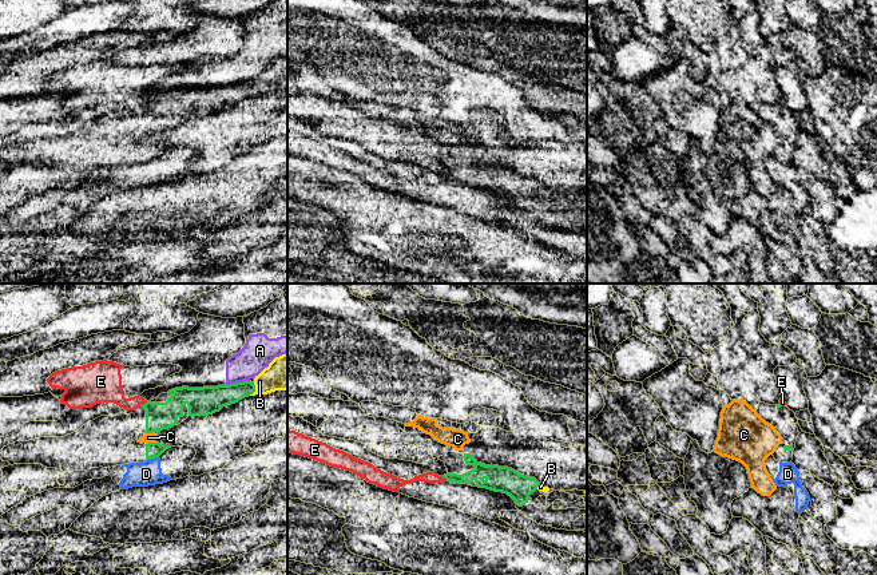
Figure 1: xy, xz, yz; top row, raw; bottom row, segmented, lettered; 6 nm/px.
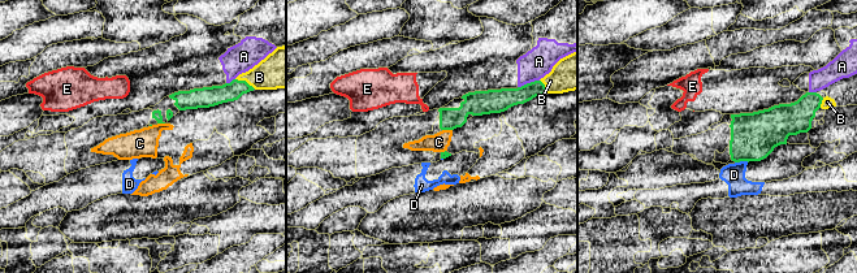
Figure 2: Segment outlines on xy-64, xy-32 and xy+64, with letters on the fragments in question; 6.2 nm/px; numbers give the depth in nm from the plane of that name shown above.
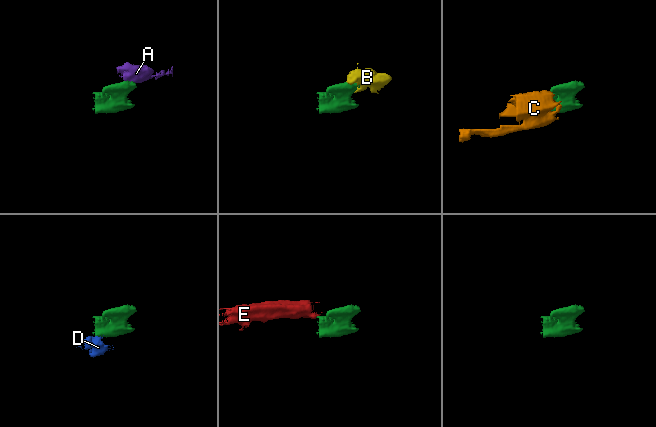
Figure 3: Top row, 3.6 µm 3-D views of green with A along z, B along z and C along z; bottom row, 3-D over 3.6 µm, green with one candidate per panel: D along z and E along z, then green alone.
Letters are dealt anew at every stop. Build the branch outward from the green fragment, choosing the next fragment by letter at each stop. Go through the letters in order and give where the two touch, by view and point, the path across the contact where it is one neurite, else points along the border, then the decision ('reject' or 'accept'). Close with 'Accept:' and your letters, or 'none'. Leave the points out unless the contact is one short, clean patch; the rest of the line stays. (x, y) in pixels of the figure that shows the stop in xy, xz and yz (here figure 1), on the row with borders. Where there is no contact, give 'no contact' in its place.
A: meets green in xy at (237, 383); border along xy (247, 380), (226, 384); reject
B: meets green in xy at (254, 389); runs through xy (214, 399), (241, 389), (254, 389), (285, 372); accept
C: meets green in xy at (150, 443); border along xy (155, 441), (146, 444); reject
D: meets green in xy at (153, 457); border along xy (158, 456), (147, 460); reject
E: meets green in xy at (143, 404); border along xy (147, 401), (139, 405); reject
Accept: B

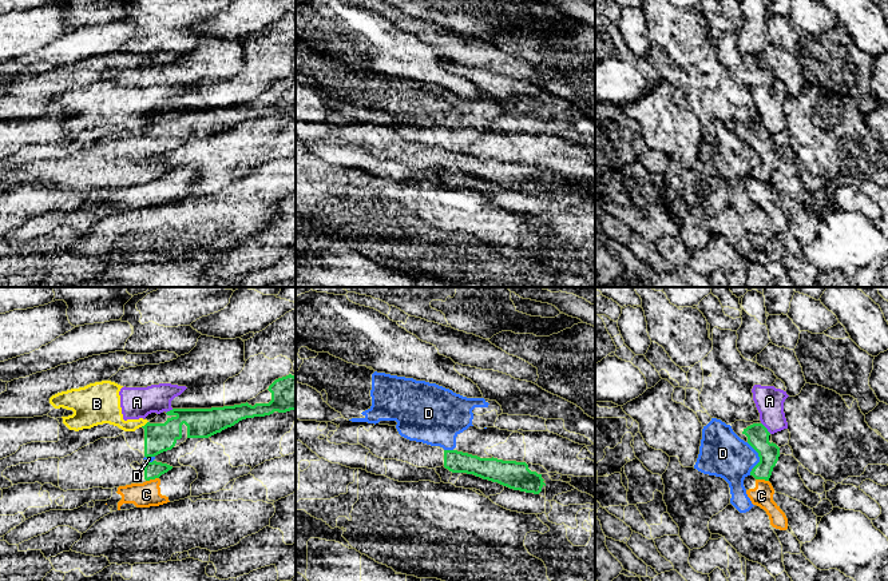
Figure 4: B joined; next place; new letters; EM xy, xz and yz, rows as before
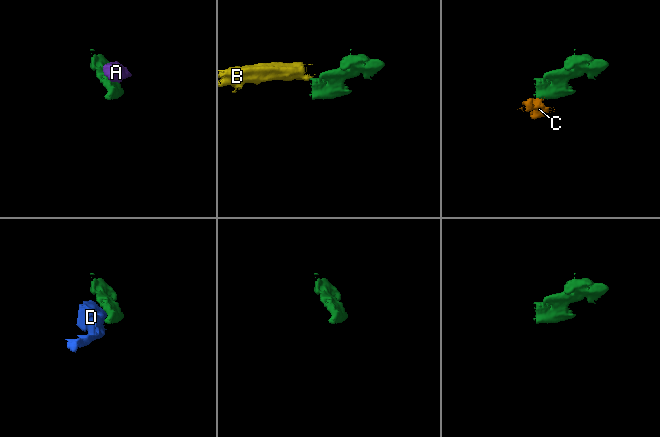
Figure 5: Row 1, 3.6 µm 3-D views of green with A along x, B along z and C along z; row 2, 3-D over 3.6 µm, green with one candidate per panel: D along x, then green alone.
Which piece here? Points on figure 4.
A: meets green in yz at (765, 428); reject
B: meets green in xy at (145, 425); border along xy (147, 421), (141, 426); reject
C: meets green in xy at (151, 478); border along xy (158, 477), (146, 481); reject
D: meets green in yz at (758, 456); border along yz (746, 442), (758, 457), (758, 462), (753, 468); reject
Accept: none

